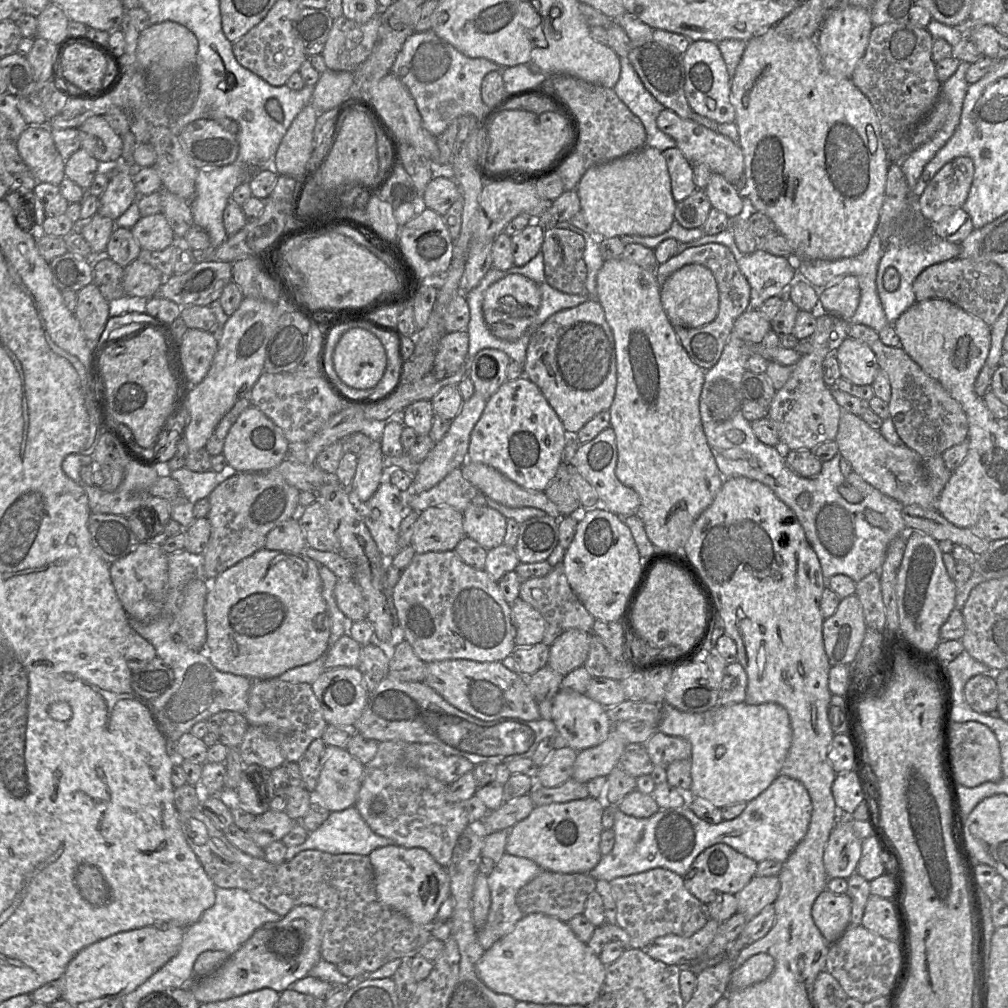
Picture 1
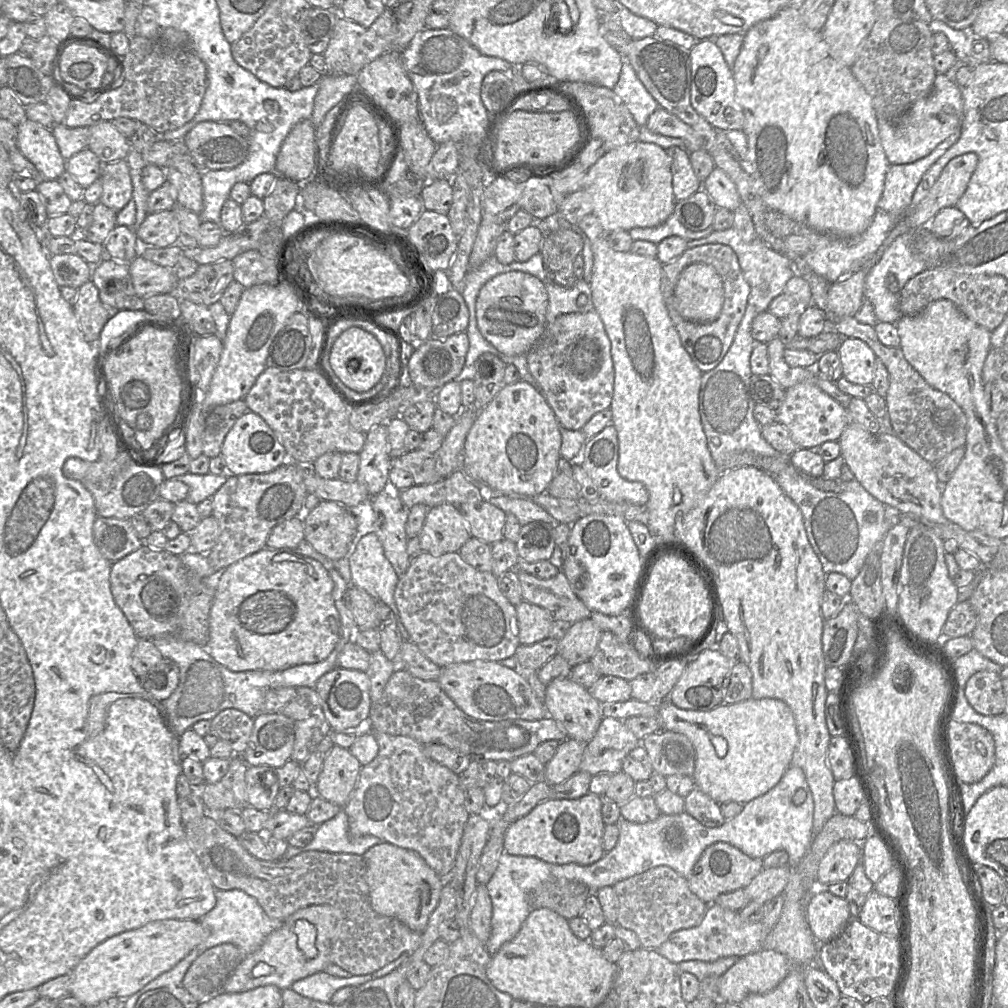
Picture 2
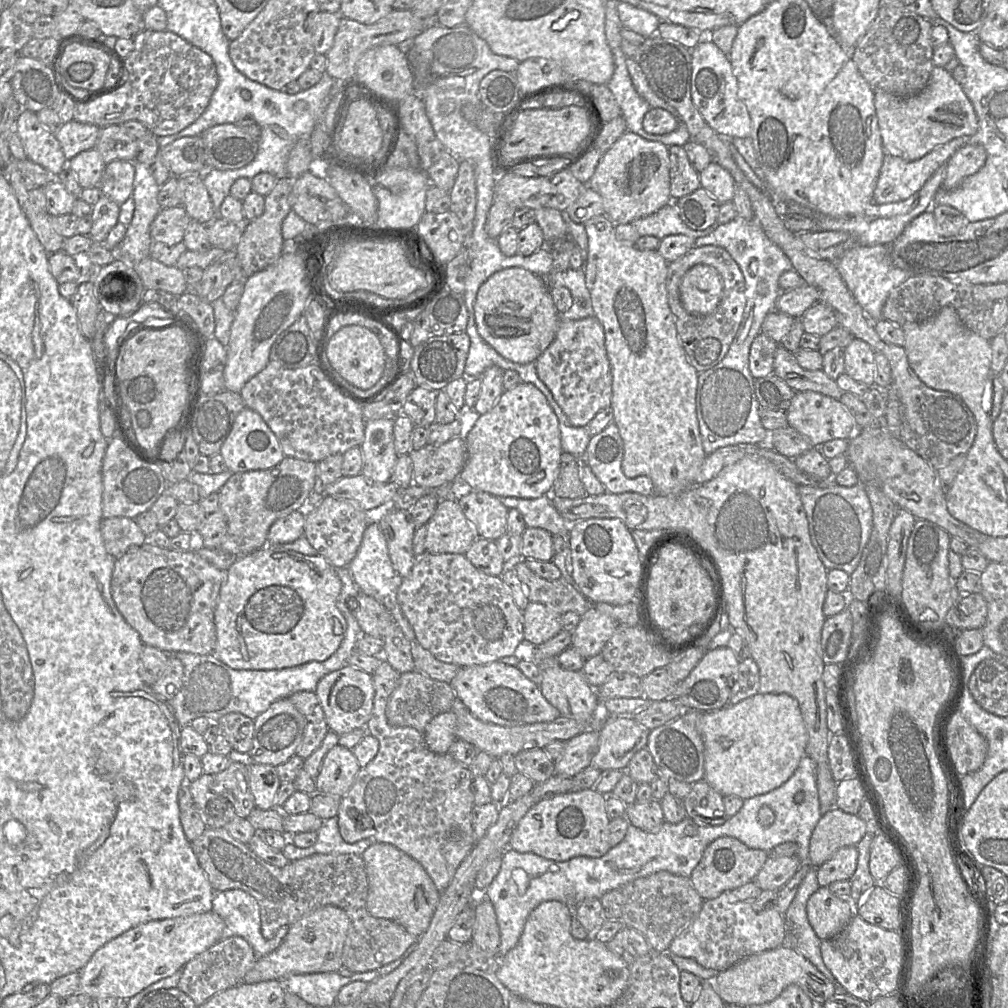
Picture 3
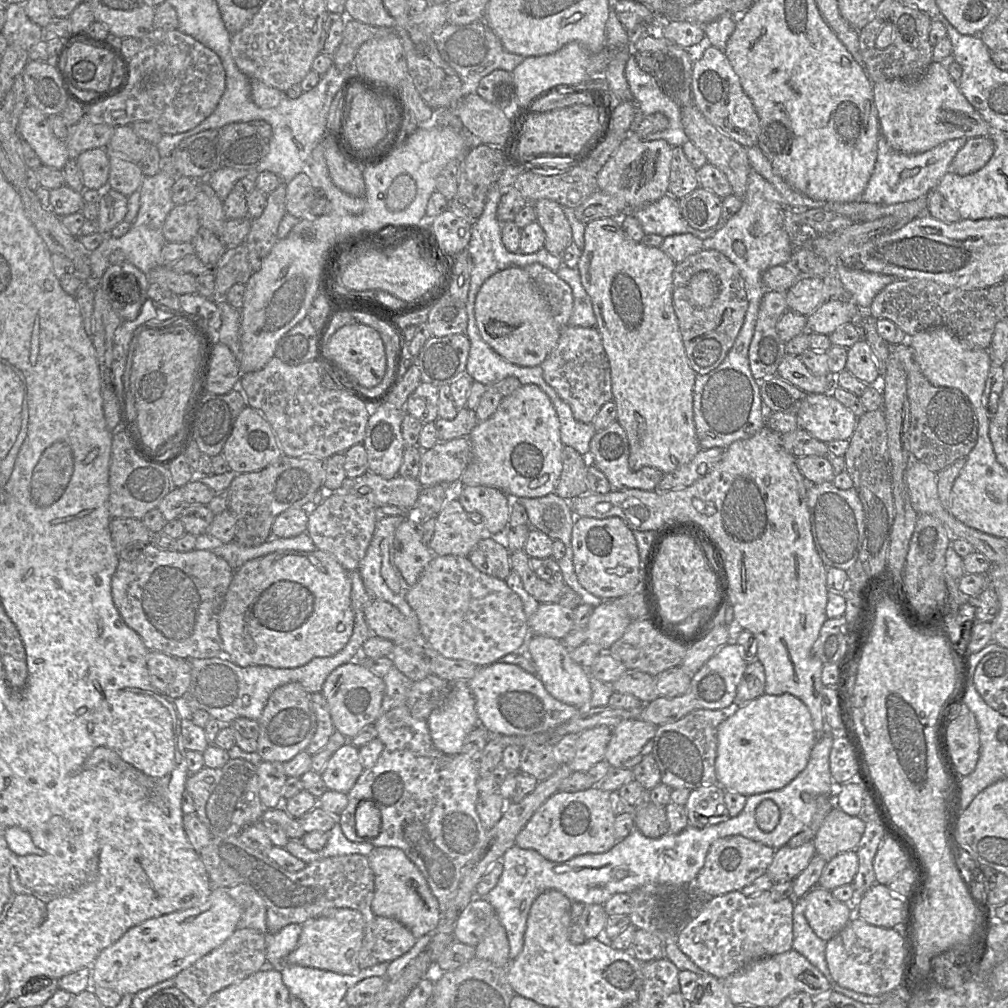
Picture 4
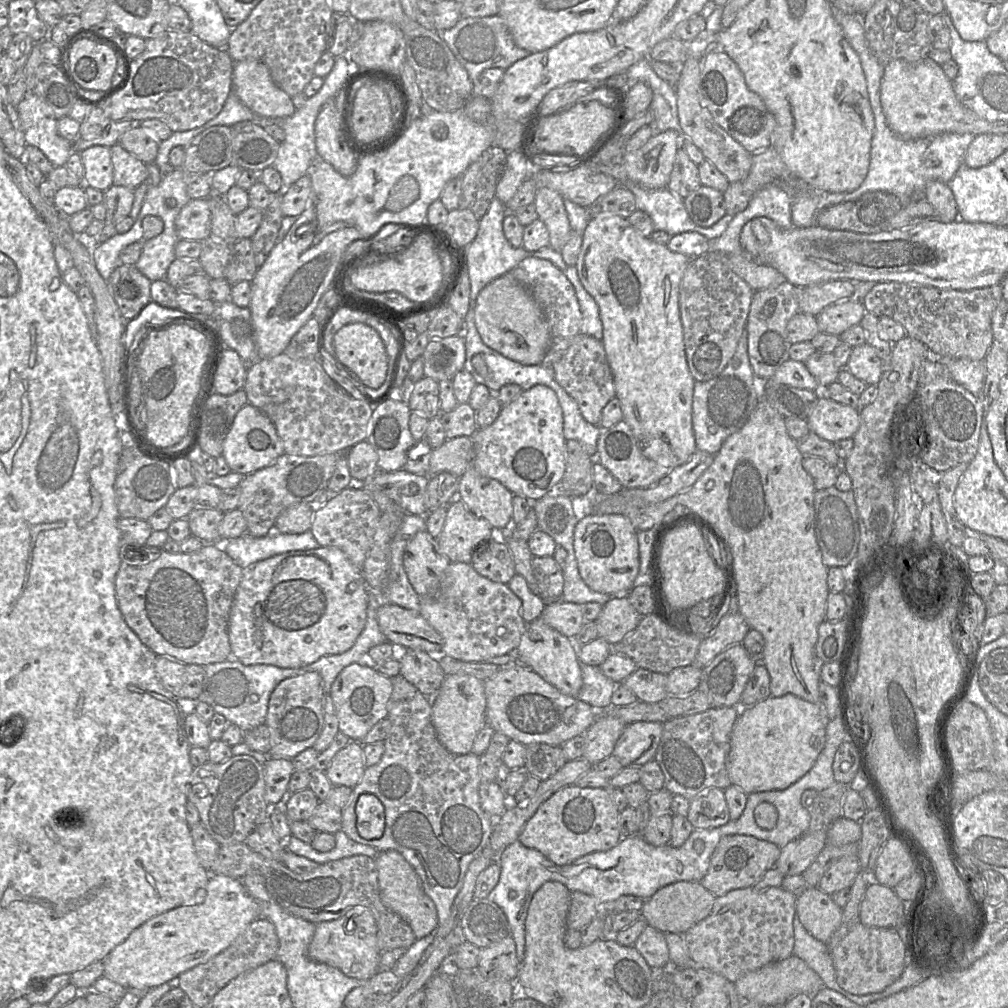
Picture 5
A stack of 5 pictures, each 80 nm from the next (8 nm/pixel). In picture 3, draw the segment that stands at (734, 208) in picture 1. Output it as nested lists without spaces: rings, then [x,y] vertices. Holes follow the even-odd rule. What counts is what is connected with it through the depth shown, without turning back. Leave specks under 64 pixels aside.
[[[712,160],[699,173],[700,185],[720,204],[733,201],[735,182],[730,173]]]

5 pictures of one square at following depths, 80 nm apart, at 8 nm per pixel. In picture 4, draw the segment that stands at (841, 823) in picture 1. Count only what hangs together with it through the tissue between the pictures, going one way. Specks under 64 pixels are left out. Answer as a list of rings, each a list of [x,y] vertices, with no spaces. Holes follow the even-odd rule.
[[[855,850],[839,854],[826,864],[818,886],[832,891],[845,884],[852,884],[858,866],[859,859]]]

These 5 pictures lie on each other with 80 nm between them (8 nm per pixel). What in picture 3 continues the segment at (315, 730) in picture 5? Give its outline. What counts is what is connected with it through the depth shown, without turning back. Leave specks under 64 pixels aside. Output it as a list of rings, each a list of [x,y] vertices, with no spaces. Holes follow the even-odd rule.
[[[282,698],[270,705],[254,720],[253,748],[249,752],[254,764],[266,764],[277,767],[287,762],[302,742],[306,727],[305,716],[288,698]]]

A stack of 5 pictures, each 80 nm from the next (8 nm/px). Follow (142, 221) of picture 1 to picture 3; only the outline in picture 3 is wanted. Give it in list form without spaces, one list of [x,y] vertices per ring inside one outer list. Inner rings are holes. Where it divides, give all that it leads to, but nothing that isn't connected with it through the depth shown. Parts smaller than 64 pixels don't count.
[[[183,206],[162,209],[150,226],[153,242],[163,242],[169,246],[182,242],[190,220]]]

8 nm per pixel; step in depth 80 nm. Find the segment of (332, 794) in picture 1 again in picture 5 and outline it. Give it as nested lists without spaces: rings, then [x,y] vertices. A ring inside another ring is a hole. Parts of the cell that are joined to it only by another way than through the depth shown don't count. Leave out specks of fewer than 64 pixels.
[[[350,741],[333,757],[325,774],[333,786],[353,788],[361,780],[364,771],[363,744]]]

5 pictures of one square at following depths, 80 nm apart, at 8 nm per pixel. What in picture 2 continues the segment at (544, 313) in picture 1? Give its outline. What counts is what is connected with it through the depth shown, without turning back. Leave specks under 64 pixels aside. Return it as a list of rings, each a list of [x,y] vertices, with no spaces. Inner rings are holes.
[[[577,278],[571,287],[560,286],[550,281],[545,282],[545,287],[548,294],[547,323],[562,314],[594,310],[590,286],[582,278]]]

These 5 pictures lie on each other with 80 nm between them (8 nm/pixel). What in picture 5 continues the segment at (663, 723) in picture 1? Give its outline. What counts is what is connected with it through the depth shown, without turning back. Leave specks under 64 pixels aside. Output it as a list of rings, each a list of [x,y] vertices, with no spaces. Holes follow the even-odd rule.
[[[786,694],[782,697],[768,697],[767,699],[755,704],[753,707],[736,706],[738,706],[738,718],[735,721],[730,734],[730,751],[727,756],[727,771],[732,785],[737,786],[746,794],[772,790],[785,790],[810,771],[825,746],[826,726],[828,722],[831,721],[824,716],[820,704],[813,704],[793,694]]]

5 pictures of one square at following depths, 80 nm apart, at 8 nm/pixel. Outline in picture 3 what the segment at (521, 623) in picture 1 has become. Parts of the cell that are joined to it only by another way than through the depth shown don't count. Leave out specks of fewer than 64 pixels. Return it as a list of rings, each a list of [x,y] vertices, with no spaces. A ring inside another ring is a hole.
[[[529,602],[523,610],[524,640],[540,645],[557,635],[561,630],[561,615],[547,606]]]

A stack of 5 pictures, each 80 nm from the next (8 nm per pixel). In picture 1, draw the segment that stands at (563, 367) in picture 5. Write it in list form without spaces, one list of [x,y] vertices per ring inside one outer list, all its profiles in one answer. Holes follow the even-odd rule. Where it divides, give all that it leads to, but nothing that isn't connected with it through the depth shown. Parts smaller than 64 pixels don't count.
[[[589,298],[573,308],[554,313],[536,328],[527,346],[523,374],[538,386],[567,433],[577,434],[595,415],[609,410],[616,388],[616,355],[613,334],[601,304]]]

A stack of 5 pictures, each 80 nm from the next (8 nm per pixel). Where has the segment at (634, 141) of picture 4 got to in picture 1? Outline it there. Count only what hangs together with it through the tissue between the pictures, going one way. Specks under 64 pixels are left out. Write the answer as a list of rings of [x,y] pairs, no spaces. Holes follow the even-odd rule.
[[[644,148],[612,161],[589,167],[579,181],[576,192],[581,212],[599,238],[623,235],[658,236],[667,231],[674,218],[676,202],[662,152]]]

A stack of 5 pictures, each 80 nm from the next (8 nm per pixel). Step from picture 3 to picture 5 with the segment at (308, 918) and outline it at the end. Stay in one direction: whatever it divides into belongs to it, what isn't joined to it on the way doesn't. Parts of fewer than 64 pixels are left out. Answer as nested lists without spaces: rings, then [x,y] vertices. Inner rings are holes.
[[[354,906],[337,919],[316,923],[314,936],[308,946],[308,956],[314,961],[339,969],[350,978],[366,982],[381,971],[377,930],[371,911],[363,906]]]

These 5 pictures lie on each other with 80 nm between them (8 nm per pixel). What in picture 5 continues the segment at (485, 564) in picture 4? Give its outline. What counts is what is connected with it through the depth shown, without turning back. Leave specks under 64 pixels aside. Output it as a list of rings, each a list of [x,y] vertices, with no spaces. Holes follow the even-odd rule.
[[[493,538],[475,548],[471,565],[481,576],[497,583],[508,584],[516,574],[509,547]]]

